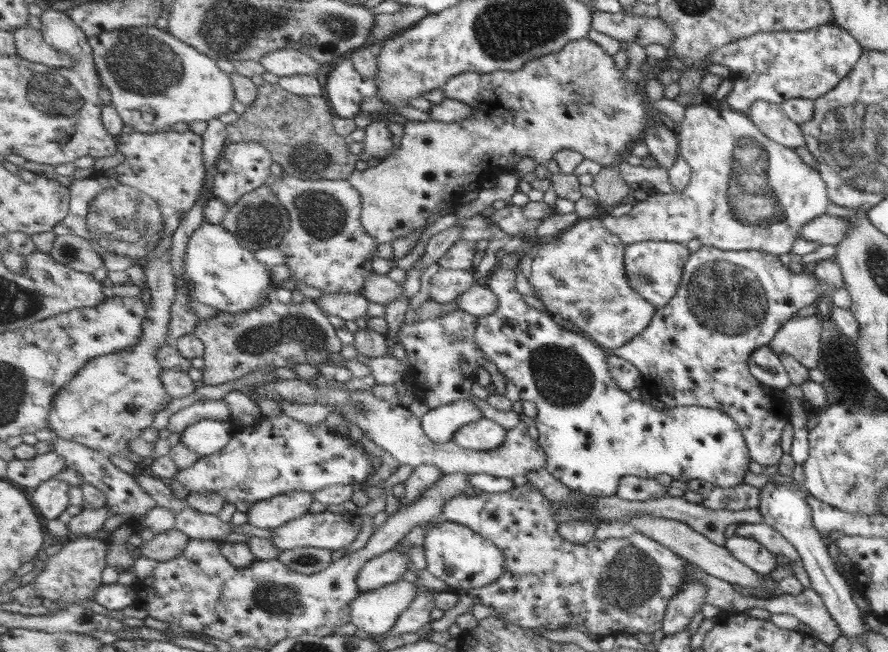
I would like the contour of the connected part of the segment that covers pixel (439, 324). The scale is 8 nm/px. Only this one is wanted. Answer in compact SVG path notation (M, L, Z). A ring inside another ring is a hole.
M457 309L452 313L421 320L411 324L404 323L398 334L399 342L406 350L407 364L416 368L425 390L425 403L429 409L439 408L463 399L469 399L482 411L484 418L501 424L507 431L517 428L521 418L514 411L502 411L487 399L477 398L473 394L475 370L481 366L486 369L494 381L495 392L506 396L509 400L521 399L520 390L498 368L497 365L483 352L476 339L478 317L464 310Z

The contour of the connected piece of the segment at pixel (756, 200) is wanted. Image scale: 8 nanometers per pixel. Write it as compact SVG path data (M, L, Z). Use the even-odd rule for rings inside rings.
M703 101L694 102L686 106L677 135L680 156L692 168L691 182L683 192L651 194L644 201L637 202L626 215L605 216L605 228L620 236L626 245L643 241L686 245L689 240L698 240L703 245L725 250L756 250L779 256L790 252L793 241L800 236L801 226L826 213L829 200L825 183L816 169L805 164L793 149L769 140L743 113L729 108L715 110Z

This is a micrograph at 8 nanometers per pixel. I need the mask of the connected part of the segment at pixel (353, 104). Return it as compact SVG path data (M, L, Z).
M349 57L343 58L327 74L325 96L335 116L355 118L361 112L363 98L377 98L377 93L380 93L380 88L375 80L362 76Z

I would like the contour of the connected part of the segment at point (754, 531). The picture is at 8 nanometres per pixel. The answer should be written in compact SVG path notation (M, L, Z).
M739 523L735 529L735 535L742 536L751 540L759 541L773 553L777 565L789 567L791 574L804 586L810 588L808 576L803 571L803 566L796 550L777 532L765 523Z

